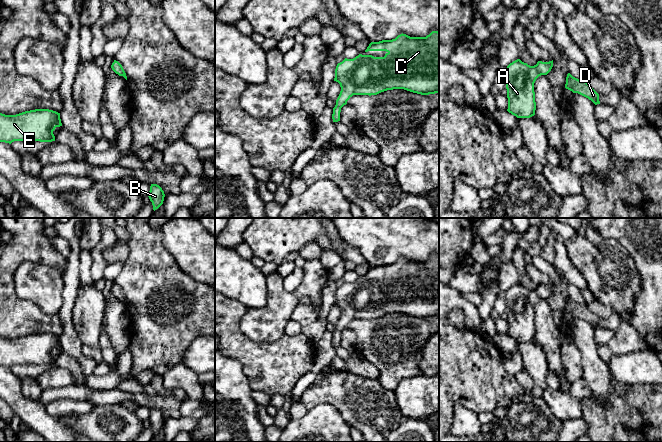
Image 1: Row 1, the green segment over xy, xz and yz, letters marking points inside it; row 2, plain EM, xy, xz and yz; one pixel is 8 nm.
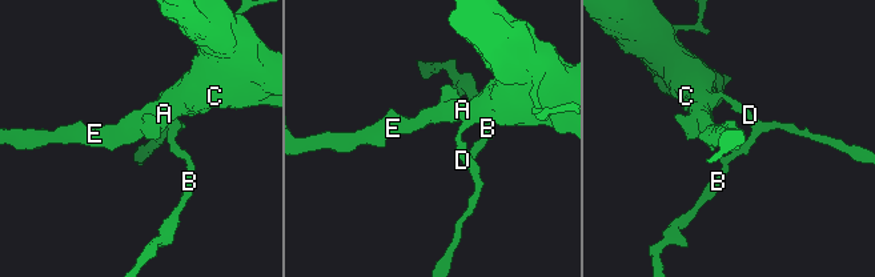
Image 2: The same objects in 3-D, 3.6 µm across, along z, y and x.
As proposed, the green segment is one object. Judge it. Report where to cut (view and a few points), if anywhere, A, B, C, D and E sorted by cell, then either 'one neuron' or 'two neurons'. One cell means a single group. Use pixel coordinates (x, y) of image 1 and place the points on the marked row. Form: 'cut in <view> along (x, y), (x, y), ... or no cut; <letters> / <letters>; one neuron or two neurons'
no cut; A B C D E; one neuron

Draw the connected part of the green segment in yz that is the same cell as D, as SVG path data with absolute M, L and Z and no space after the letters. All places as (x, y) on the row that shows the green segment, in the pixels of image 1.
M570 73L566 77L565 88L588 98L595 105L600 104L599 94L586 81L579 80Z

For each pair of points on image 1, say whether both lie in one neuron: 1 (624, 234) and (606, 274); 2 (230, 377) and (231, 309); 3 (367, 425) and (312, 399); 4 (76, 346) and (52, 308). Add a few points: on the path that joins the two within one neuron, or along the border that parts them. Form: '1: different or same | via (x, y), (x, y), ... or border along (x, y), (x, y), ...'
1: different | border along (596, 244), (615, 239), (635, 262)
2: different | border along (225, 354), (235, 358), (246, 375)
3: same | via (353, 411), (339, 397), (326, 397)
4: different | border along (63, 290), (62, 306), (57, 313)

